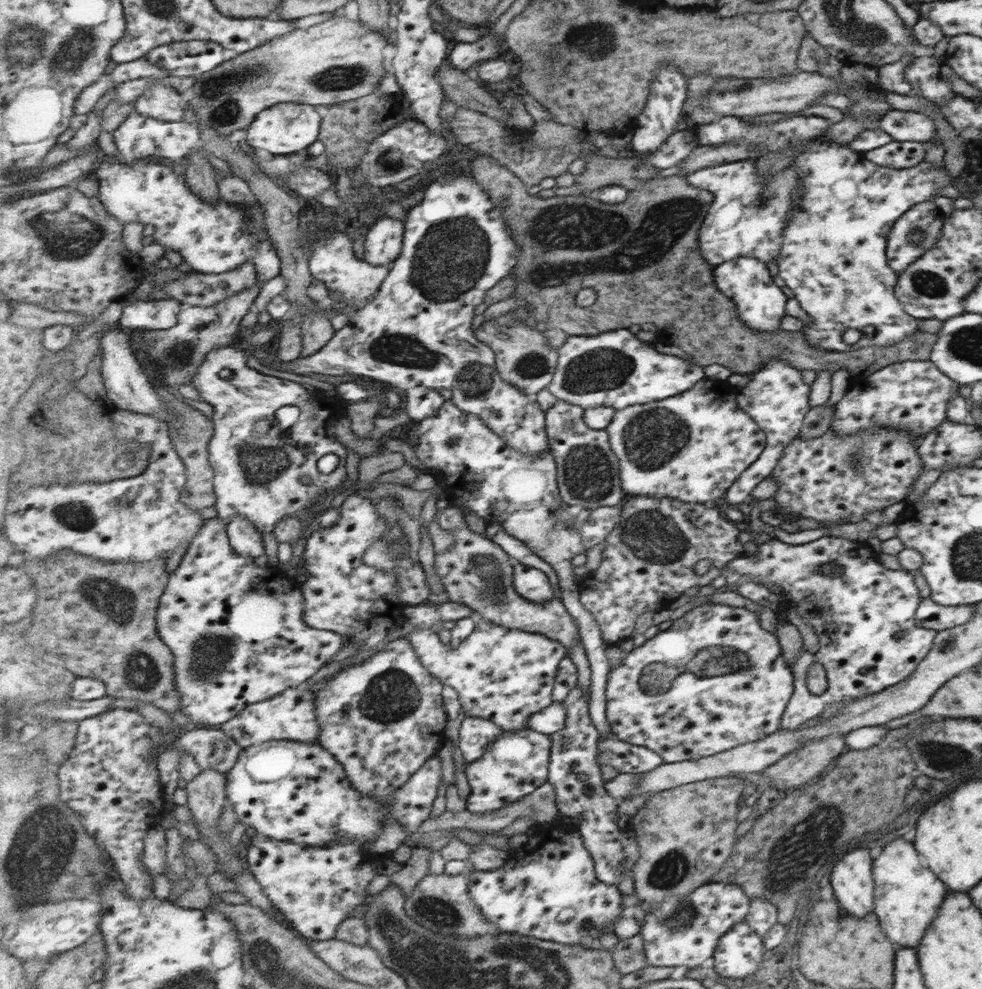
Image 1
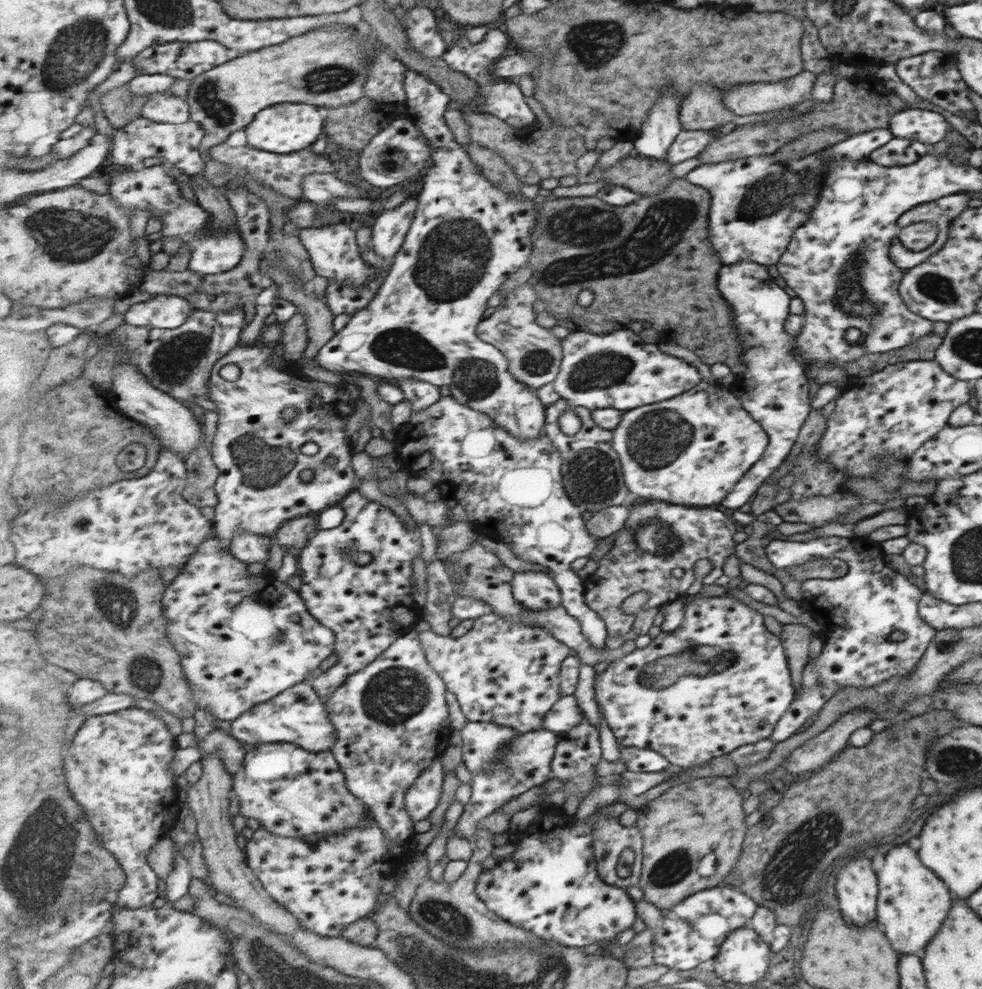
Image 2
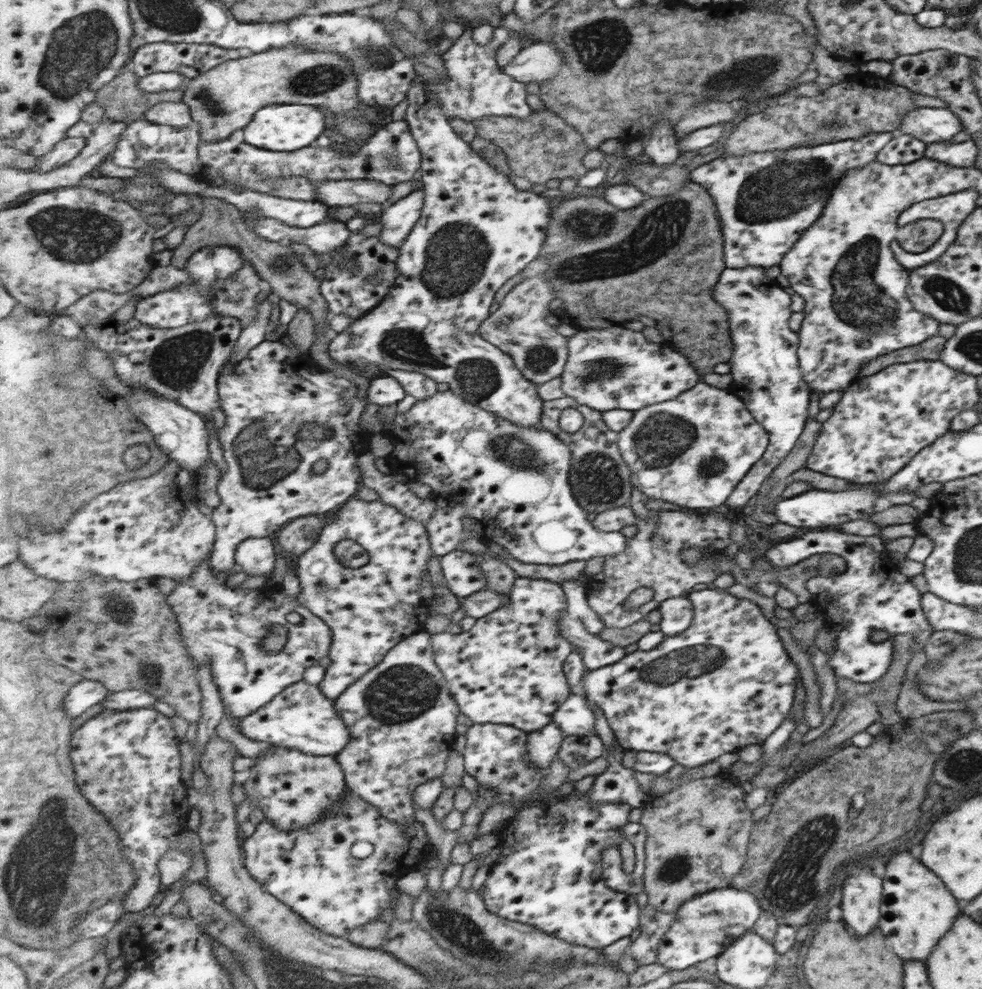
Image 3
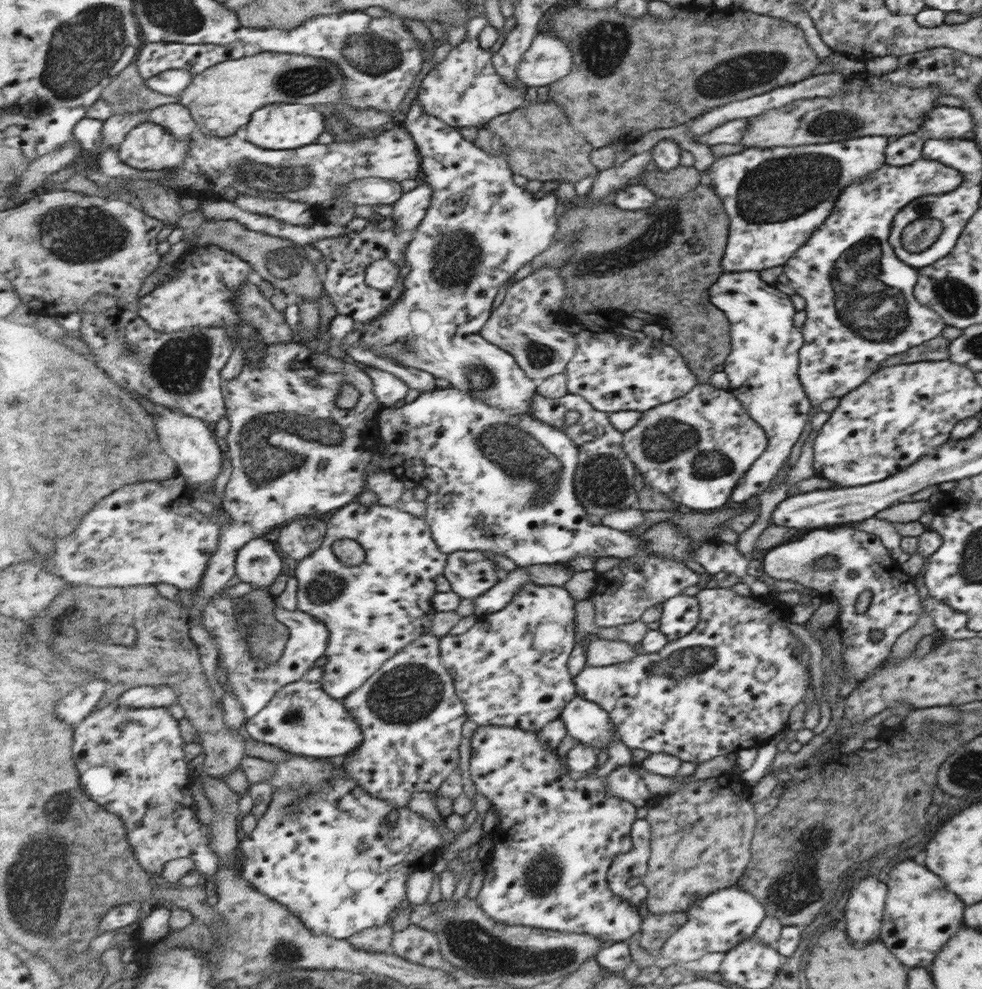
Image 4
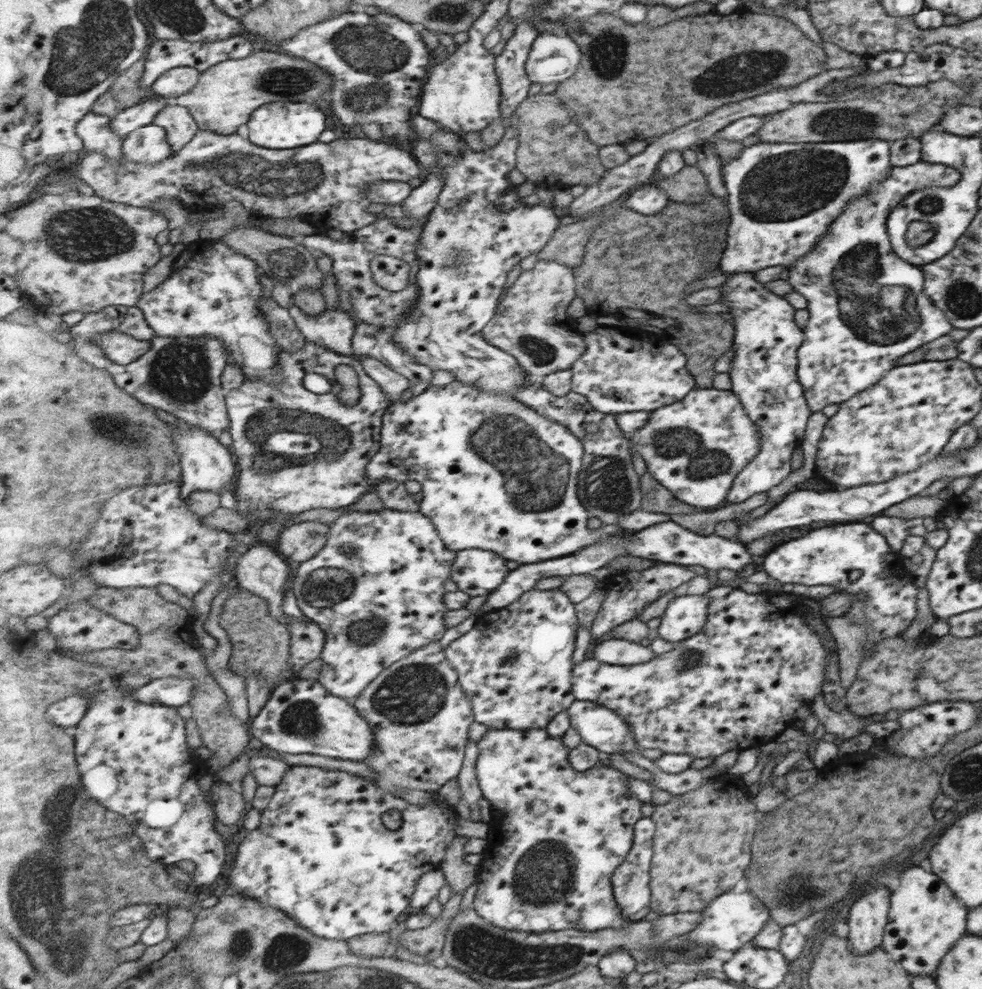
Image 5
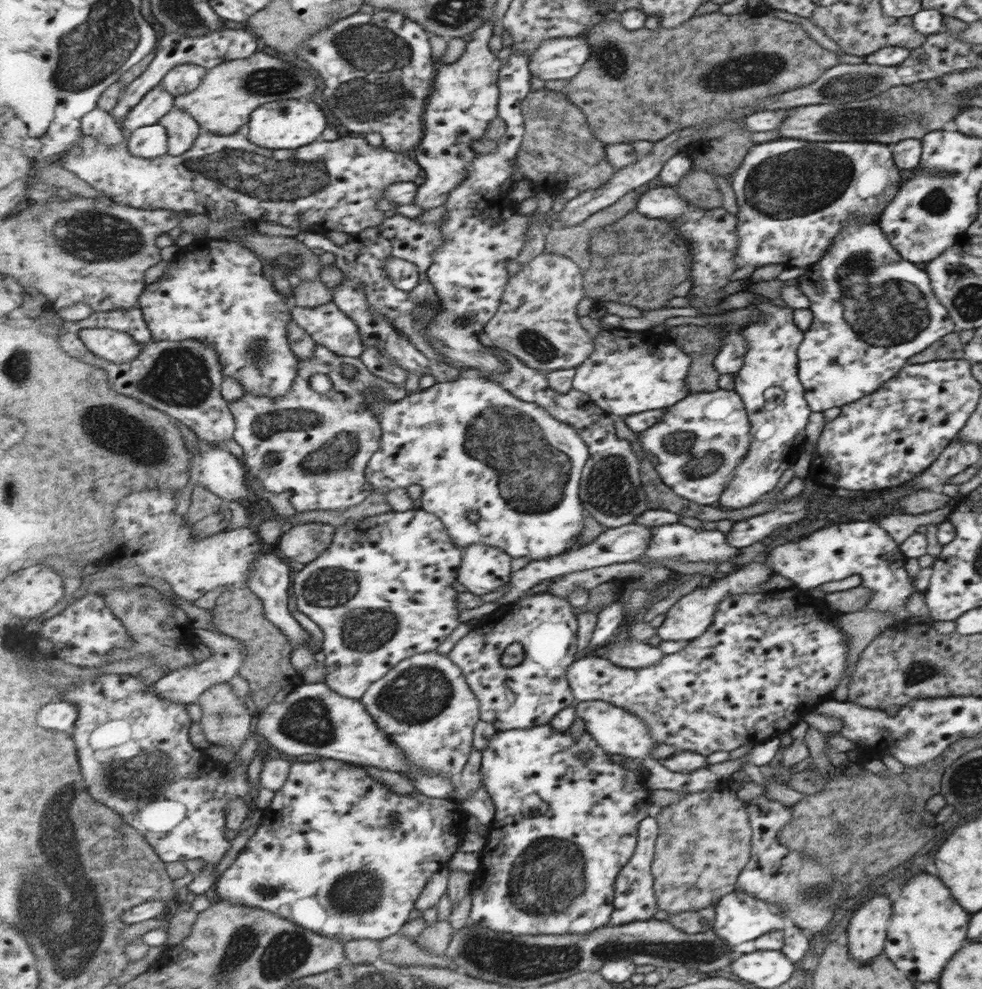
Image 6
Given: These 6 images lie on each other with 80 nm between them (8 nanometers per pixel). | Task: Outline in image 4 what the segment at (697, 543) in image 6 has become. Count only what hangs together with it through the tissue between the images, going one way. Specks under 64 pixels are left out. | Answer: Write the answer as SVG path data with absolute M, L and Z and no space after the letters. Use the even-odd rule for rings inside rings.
M448 386L446 389L435 389L429 393L420 394L415 402L404 405L400 408L384 408L378 416L378 422L380 423L381 438L388 444L388 449L385 454L382 455L381 470L374 467L375 471L383 471L386 473L394 474L400 479L411 480L417 484L421 484L428 491L426 497L426 503L428 504L427 513L425 516L426 521L432 526L433 539L437 542L437 547L441 552L445 554L451 554L460 550L481 550L491 551L499 553L507 558L513 560L517 566L531 566L531 565L556 565L559 562L569 562L574 558L580 556L588 556L593 554L594 556L611 556L620 559L626 559L627 557L636 555L639 551L647 551L648 553L655 553L660 557L668 559L675 559L676 561L683 562L683 558L691 556L693 560L699 563L704 572L709 575L714 575L716 572L727 572L729 574L735 574L739 578L739 582L743 582L749 587L752 595L755 596L768 596L770 595L769 588L759 581L759 579L747 575L745 568L747 568L747 562L743 555L739 554L735 545L729 545L721 542L720 540L707 540L701 542L701 545L693 552L686 551L686 548L694 540L690 540L687 536L679 537L676 534L676 529L670 526L669 521L655 523L644 531L641 536L637 537L635 534L629 533L629 531L615 530L605 525L592 525L589 523L589 513L585 510L585 507L581 504L576 493L576 470L580 461L580 450L577 448L573 439L565 434L563 430L555 426L551 426L542 420L537 419L534 415L527 416L526 414L509 414L506 410L497 409L497 407L491 407L487 405L485 401L473 397L471 393L465 393L460 389Z

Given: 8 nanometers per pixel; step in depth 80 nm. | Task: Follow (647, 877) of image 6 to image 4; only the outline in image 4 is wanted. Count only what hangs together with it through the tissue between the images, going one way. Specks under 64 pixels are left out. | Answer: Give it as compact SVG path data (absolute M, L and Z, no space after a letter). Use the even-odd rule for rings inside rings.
M646 818L636 820L632 839L633 850L613 859L608 883L615 894L641 908L644 900L647 904L649 891L643 878L649 872L648 862L652 853L652 824Z

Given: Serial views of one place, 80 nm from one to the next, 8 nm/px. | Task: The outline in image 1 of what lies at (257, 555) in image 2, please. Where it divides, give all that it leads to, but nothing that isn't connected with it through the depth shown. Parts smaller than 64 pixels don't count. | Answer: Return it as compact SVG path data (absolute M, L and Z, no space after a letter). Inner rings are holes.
M237 515L228 524L228 537L233 550L239 555L255 557L265 555L263 533L251 522L251 519Z

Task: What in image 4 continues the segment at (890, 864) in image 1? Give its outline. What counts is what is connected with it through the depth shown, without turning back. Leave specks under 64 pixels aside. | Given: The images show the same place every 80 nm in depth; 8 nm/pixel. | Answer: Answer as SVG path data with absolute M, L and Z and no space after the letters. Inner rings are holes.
M911 860L897 862L887 870L887 904L883 910L883 926L879 938L897 954L907 968L923 967L929 972L933 957L953 936L961 924L963 904L945 890L945 884L923 865Z

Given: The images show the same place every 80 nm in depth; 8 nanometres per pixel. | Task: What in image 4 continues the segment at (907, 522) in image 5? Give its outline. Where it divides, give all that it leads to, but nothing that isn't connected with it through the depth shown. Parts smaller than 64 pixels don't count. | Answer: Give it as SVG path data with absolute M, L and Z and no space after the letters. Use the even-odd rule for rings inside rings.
M871 517L862 522L850 523L848 526L869 534L875 534L875 537L881 541L881 545L891 553L893 560L905 562L908 559L908 554L899 549L901 536L895 531L893 522Z

